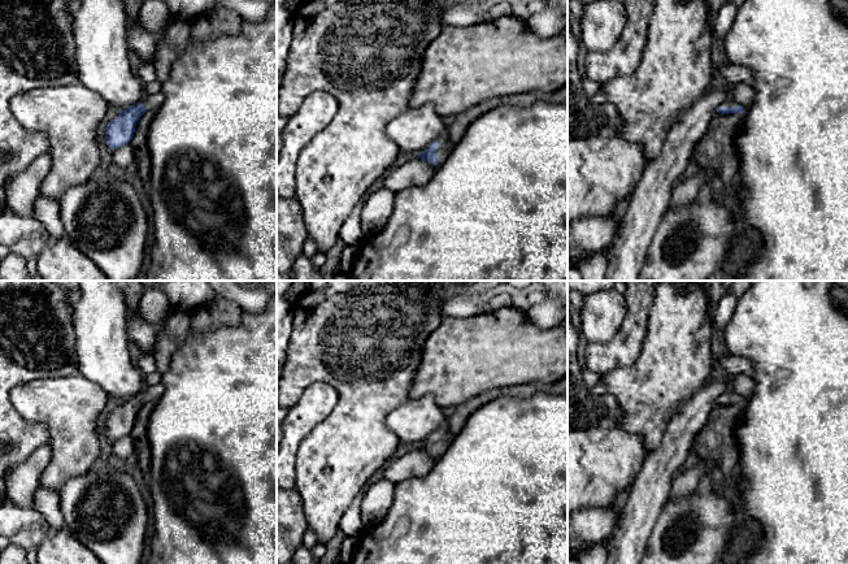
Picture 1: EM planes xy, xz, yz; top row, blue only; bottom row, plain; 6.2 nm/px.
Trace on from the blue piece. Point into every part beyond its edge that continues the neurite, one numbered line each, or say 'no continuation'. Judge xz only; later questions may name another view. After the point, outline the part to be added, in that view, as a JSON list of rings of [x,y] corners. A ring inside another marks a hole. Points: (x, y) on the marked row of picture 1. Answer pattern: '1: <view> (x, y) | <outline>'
1: xz (443, 150) | [[[442,136],[439,140],[438,140],[438,147],[435,149],[435,155],[438,157],[438,164],[440,165],[445,159],[447,156],[451,153],[452,151],[452,147],[455,144],[449,144],[445,139],[445,136]]]

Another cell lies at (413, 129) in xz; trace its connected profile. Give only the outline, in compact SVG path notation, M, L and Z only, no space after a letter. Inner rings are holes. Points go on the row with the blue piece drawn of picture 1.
M423 104L405 108L387 125L386 133L399 149L413 159L444 135L445 122L447 120L436 113L434 104Z

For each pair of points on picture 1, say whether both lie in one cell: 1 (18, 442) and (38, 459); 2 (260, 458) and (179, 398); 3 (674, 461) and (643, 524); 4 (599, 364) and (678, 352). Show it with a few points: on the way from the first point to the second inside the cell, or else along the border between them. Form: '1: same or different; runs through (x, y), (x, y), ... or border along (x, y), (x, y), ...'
1: different; border along (46, 443), (37, 447), (13, 468)
2: same; runs through (240, 438), (214, 433), (199, 417)
3: same; runs through (659, 477), (652, 484), (643, 508)
4: different; border along (647, 328), (639, 358), (629, 367), (612, 371)

